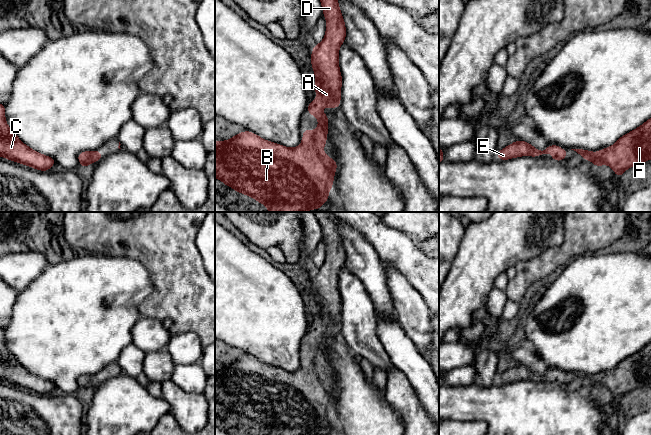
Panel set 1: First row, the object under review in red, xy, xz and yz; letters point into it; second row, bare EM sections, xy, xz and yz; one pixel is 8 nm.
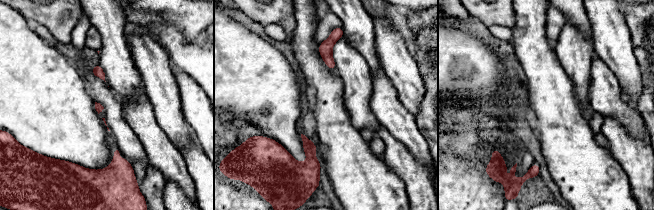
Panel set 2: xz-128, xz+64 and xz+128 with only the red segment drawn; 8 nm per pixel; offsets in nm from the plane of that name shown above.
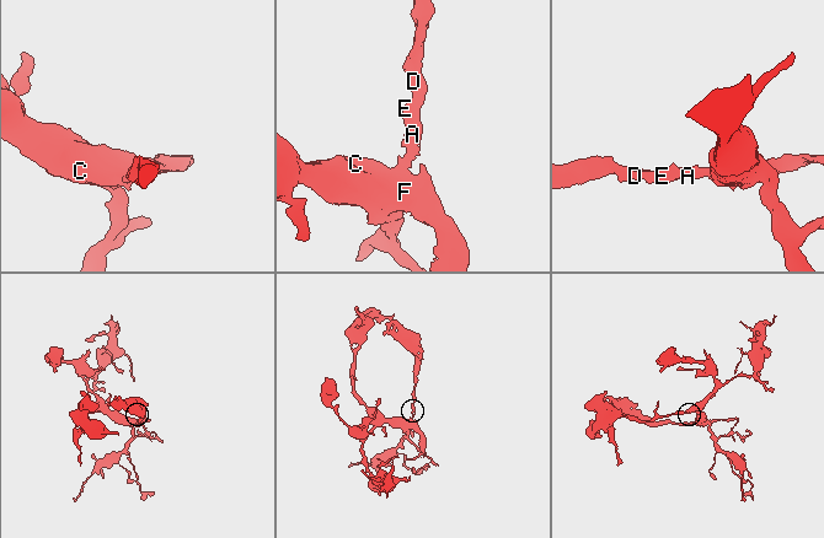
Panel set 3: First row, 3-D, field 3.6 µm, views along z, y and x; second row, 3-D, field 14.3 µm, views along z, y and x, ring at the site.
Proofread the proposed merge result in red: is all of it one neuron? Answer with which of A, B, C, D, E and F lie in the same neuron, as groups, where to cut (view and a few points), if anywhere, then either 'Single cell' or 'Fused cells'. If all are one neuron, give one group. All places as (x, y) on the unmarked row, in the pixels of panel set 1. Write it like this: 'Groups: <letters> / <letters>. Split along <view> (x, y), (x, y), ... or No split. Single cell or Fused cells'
Groups: A B C D E F. No split. Single cell

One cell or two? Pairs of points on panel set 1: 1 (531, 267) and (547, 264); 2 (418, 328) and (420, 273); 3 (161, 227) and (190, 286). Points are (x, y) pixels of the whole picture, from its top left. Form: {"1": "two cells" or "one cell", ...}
{"1": "one cell", "2": "two cells", "3": "one cell"}

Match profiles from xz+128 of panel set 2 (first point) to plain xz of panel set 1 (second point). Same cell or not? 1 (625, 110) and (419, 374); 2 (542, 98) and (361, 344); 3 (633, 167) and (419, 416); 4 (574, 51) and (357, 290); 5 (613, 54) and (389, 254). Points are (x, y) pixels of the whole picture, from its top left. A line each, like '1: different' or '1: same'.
1: same
2: different
3: same
4: same
5: different

